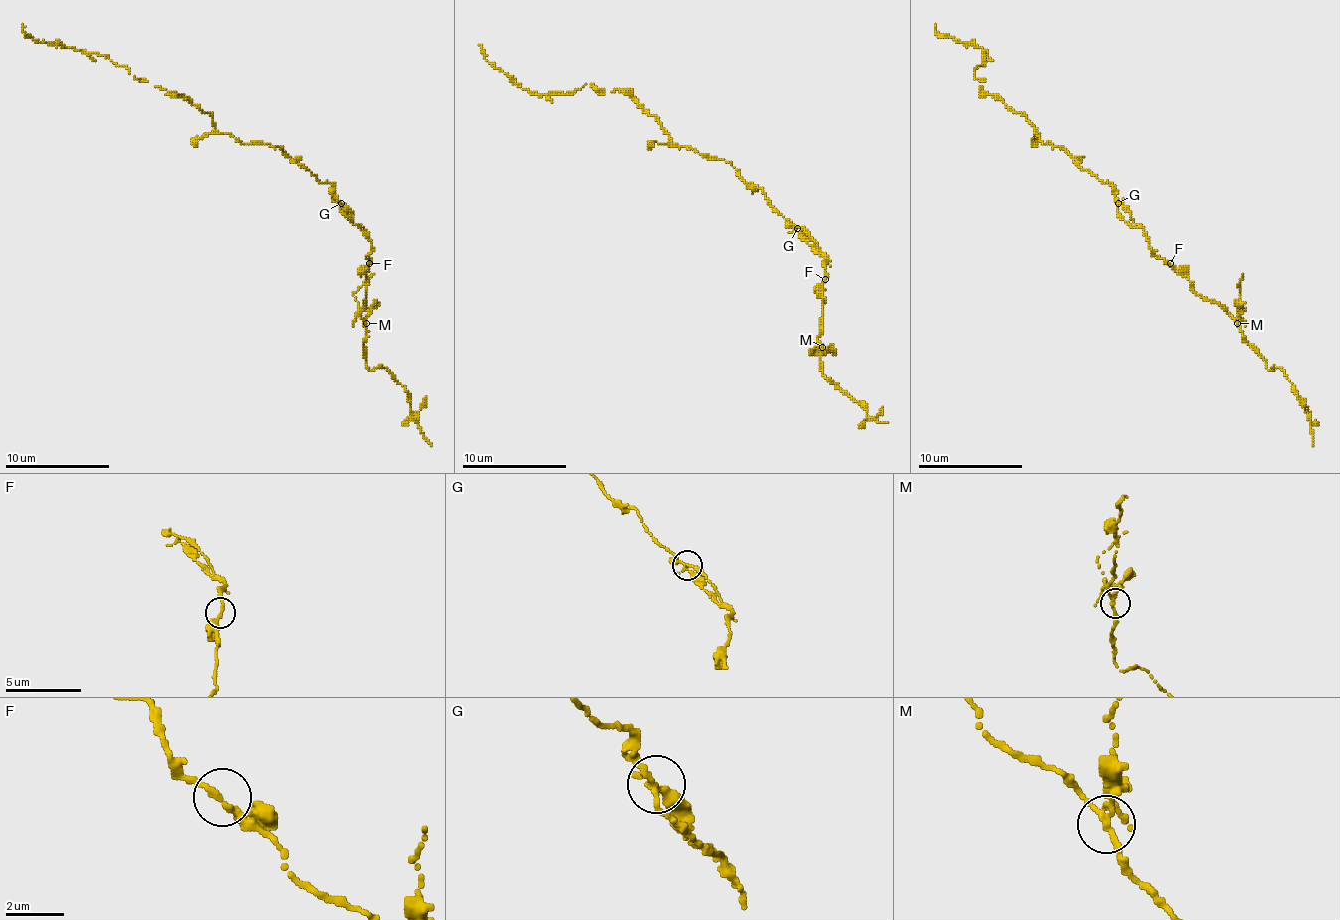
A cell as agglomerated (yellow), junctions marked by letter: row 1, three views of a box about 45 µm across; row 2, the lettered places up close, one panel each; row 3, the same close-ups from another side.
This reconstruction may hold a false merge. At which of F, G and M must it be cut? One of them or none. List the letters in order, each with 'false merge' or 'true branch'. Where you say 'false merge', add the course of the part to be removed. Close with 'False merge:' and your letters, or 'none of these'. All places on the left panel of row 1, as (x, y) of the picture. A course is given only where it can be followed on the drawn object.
F: true branch
G: true branch
M: true branch
False merge: none of these

